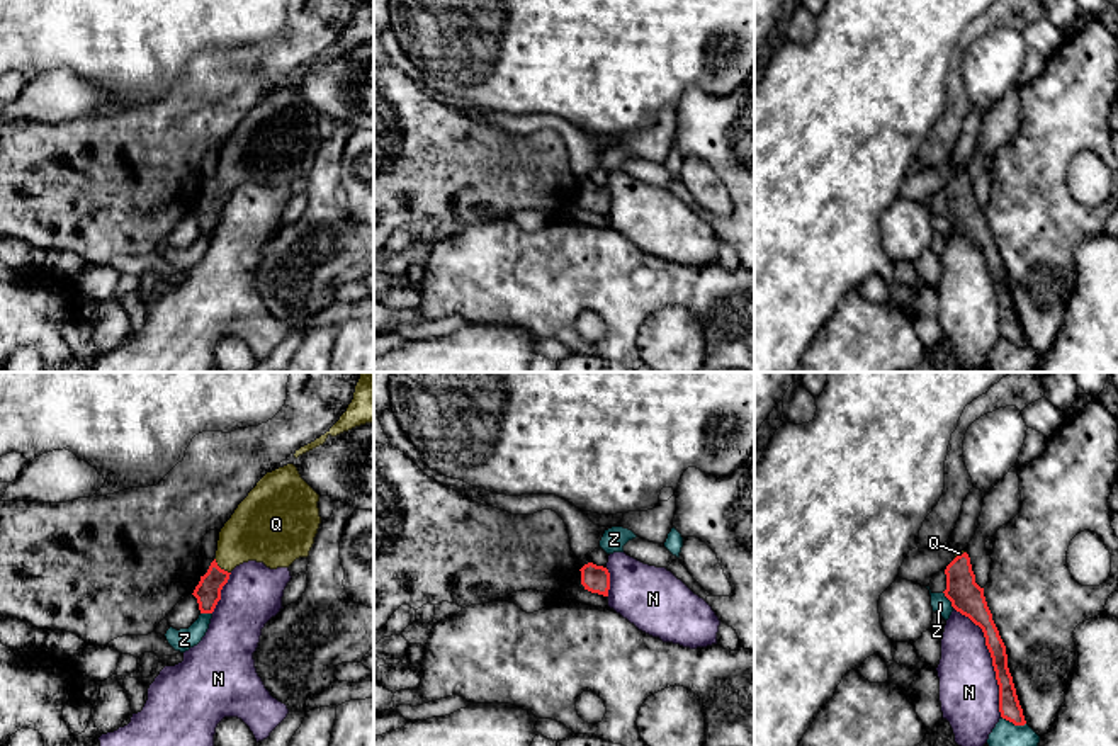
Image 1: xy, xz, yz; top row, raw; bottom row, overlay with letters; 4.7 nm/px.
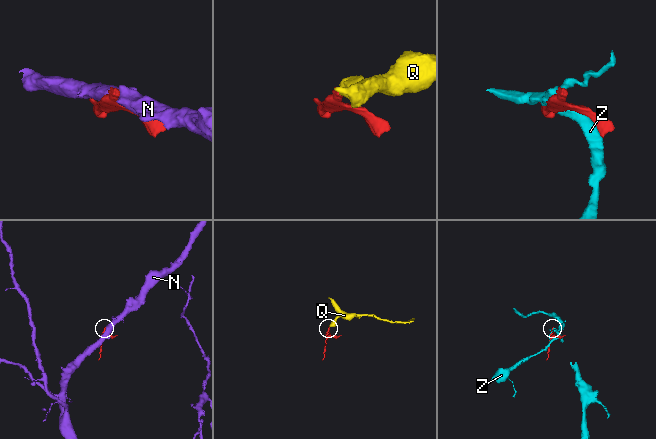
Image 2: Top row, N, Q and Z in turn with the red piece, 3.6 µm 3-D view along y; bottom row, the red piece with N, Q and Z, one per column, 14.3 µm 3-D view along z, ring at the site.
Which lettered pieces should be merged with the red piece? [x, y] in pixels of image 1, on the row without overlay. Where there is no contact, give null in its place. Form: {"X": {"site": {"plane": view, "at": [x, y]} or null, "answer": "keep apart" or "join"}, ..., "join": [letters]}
{"N": {"site": {"plane": "yz", "at": [993, 279]}, "answer": "keep apart"}, "Q": {"site": {"plane": "xy", "at": [220, 187]}, "answer": "join"}, "Z": {"site": {"plane": "yz", "at": [1013, 342]}, "answer": "keep apart"}, "join": ["Q"]}

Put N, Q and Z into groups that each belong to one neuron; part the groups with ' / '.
N / Q / Z

